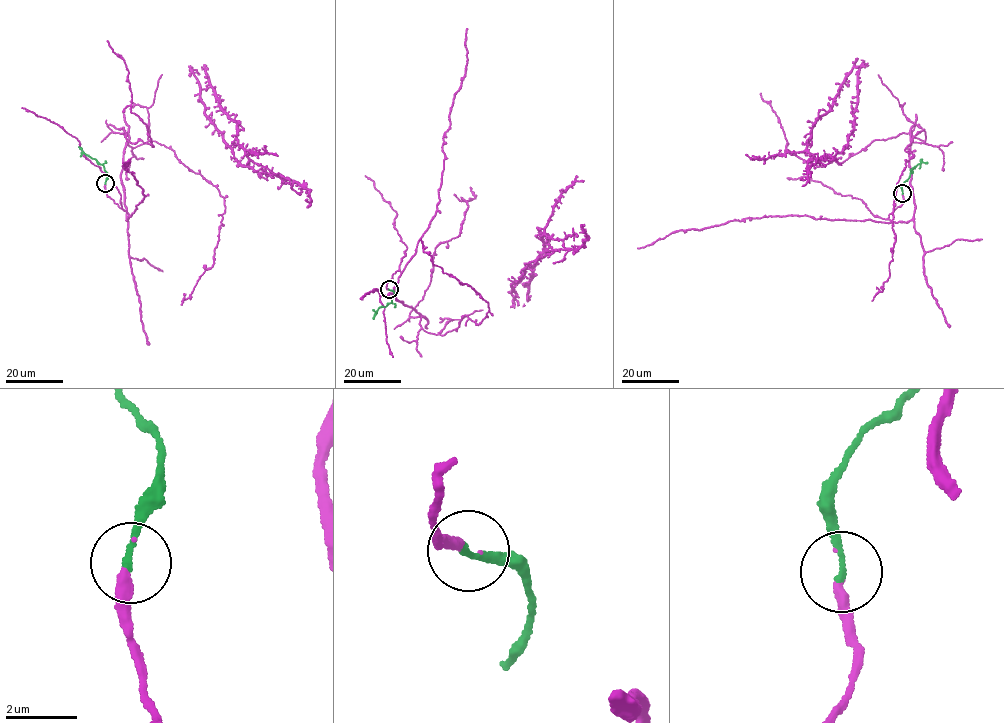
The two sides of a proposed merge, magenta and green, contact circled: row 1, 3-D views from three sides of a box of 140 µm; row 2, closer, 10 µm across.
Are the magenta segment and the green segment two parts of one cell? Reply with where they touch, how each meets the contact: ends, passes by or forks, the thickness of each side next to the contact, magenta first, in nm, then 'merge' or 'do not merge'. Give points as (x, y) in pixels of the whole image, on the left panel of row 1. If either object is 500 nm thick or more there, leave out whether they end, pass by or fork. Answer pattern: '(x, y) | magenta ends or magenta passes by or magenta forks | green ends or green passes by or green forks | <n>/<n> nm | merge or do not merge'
(105, 183) | magenta ends | green ends | 300/180 nm | merge

